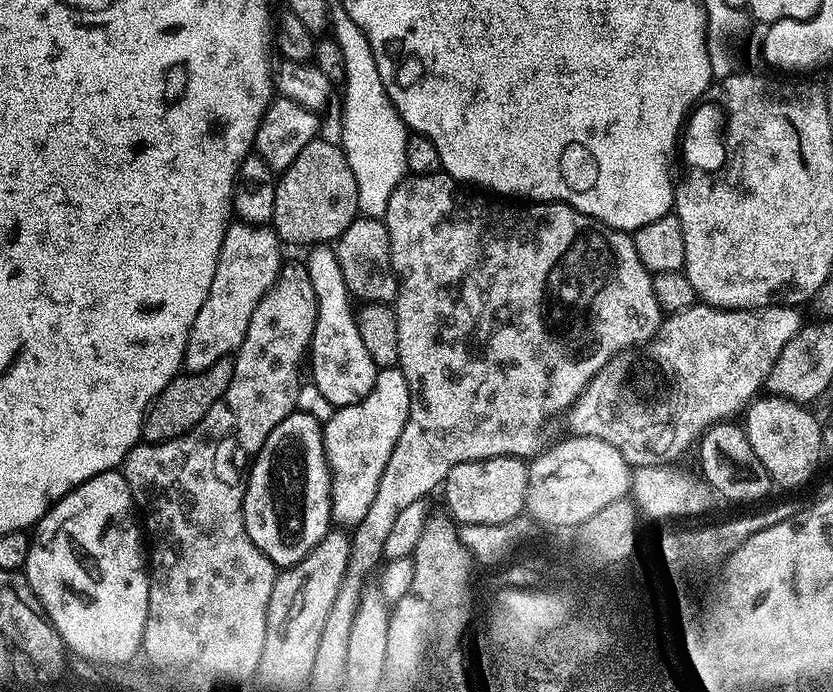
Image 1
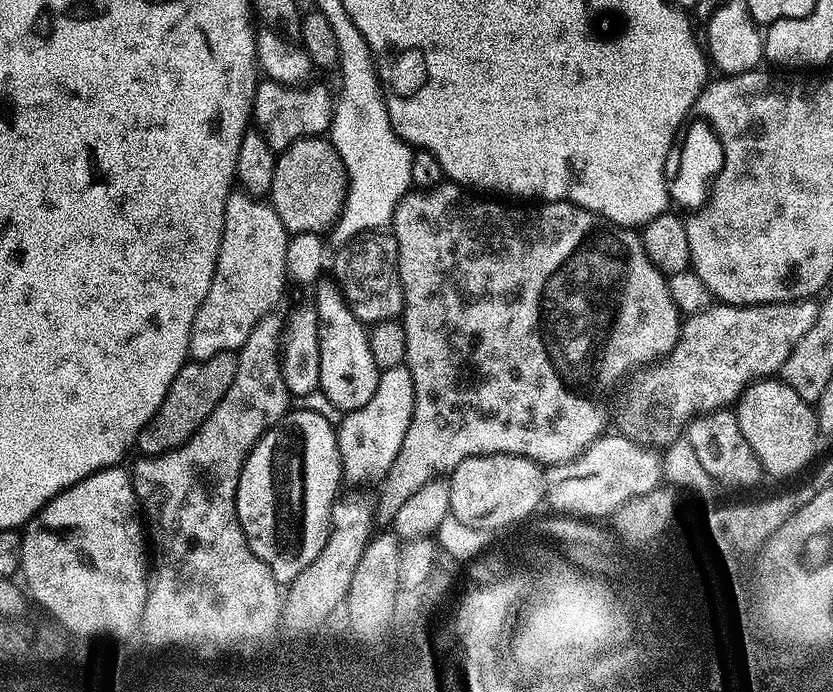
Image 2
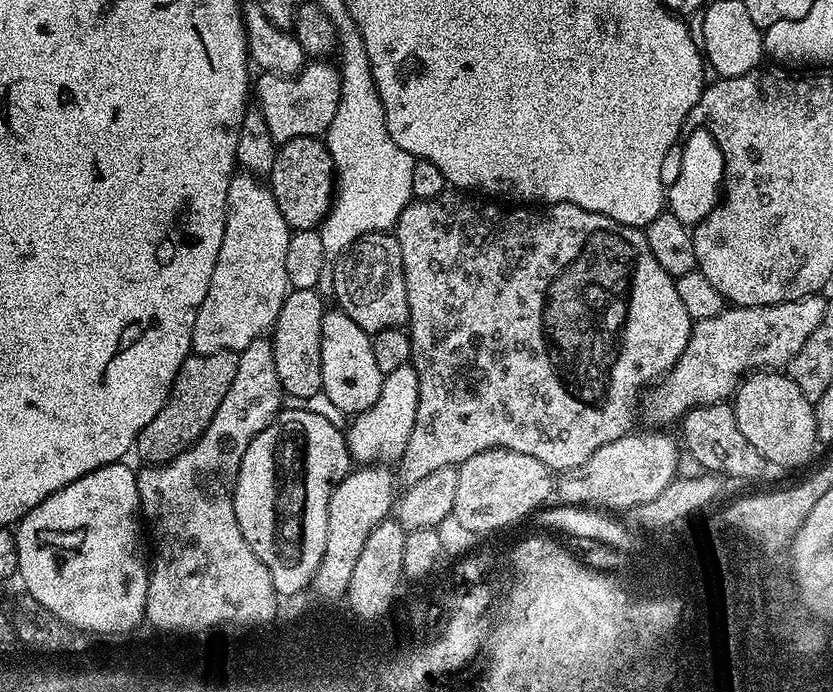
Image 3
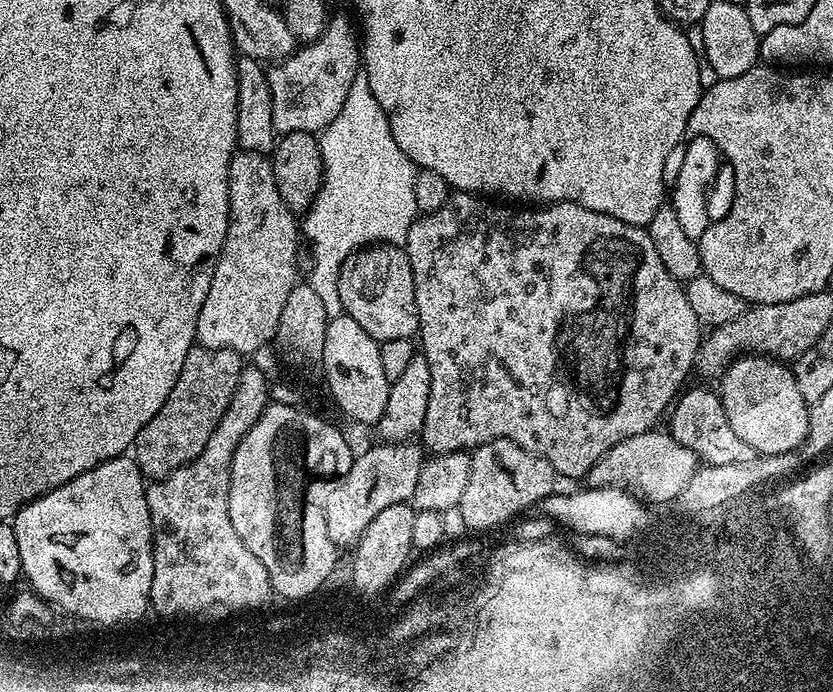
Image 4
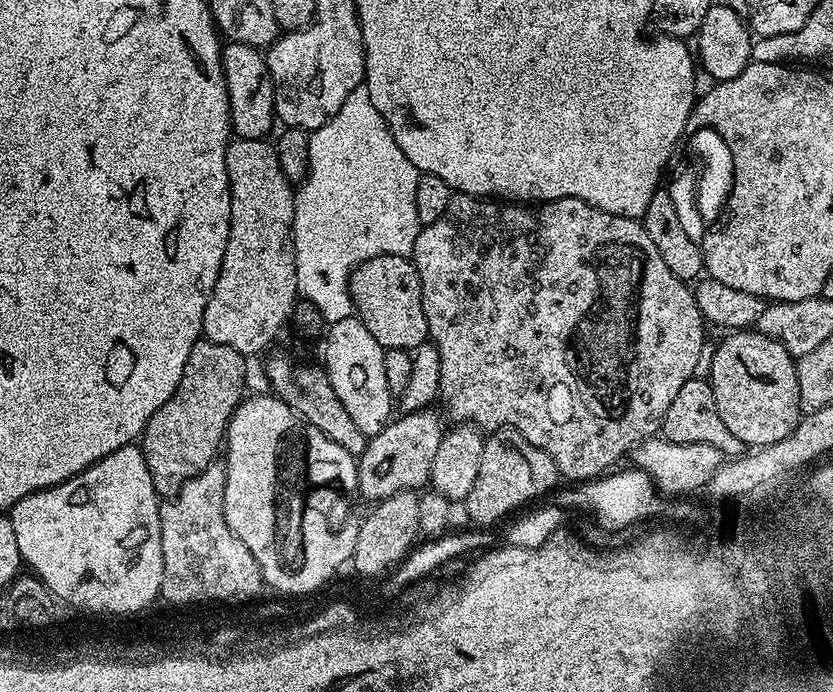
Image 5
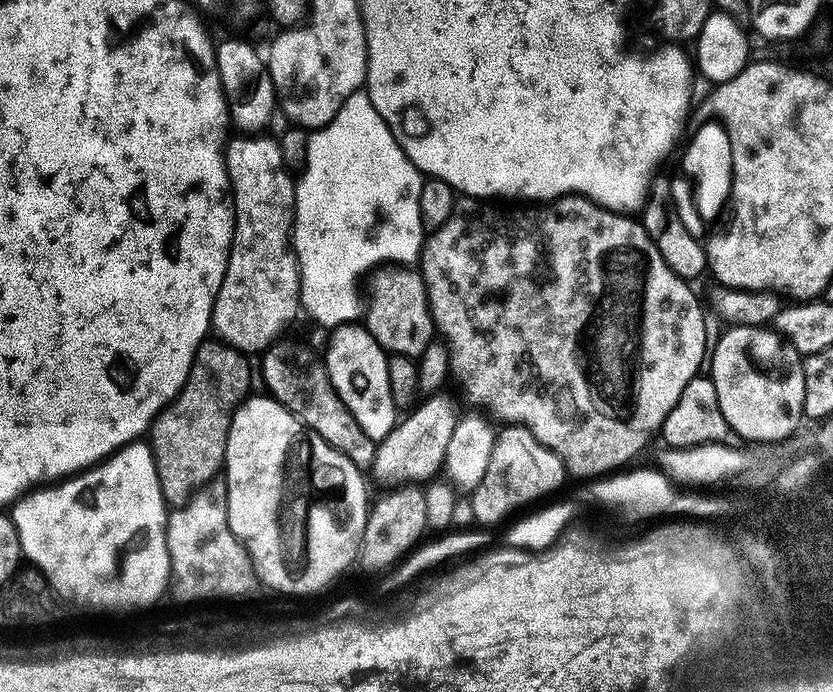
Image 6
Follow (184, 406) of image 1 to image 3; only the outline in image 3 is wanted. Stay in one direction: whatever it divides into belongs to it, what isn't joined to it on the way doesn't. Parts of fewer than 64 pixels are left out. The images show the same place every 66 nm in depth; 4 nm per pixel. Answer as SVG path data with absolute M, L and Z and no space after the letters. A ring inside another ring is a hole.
M219 352L205 356L189 354L170 386L170 394L162 410L158 410L158 414L154 414L154 418L142 426L134 445L135 455L140 455L148 466L168 464L178 458L178 454L185 452L204 433L206 426L210 426L210 418L214 418L218 406L222 406L222 398L226 398L230 391L237 370L237 353Z

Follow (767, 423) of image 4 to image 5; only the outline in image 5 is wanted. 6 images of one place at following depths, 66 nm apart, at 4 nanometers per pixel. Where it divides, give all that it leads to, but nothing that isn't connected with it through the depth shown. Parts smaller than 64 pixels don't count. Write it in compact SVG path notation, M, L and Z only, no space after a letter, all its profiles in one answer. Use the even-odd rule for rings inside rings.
M736 330L725 336L728 337L717 346L716 353L712 356L712 376L710 375L714 402L718 402L718 415L733 432L734 438L741 440L745 446L763 446L784 440L796 431L796 425L802 419L794 357L788 353L786 346L755 330Z

